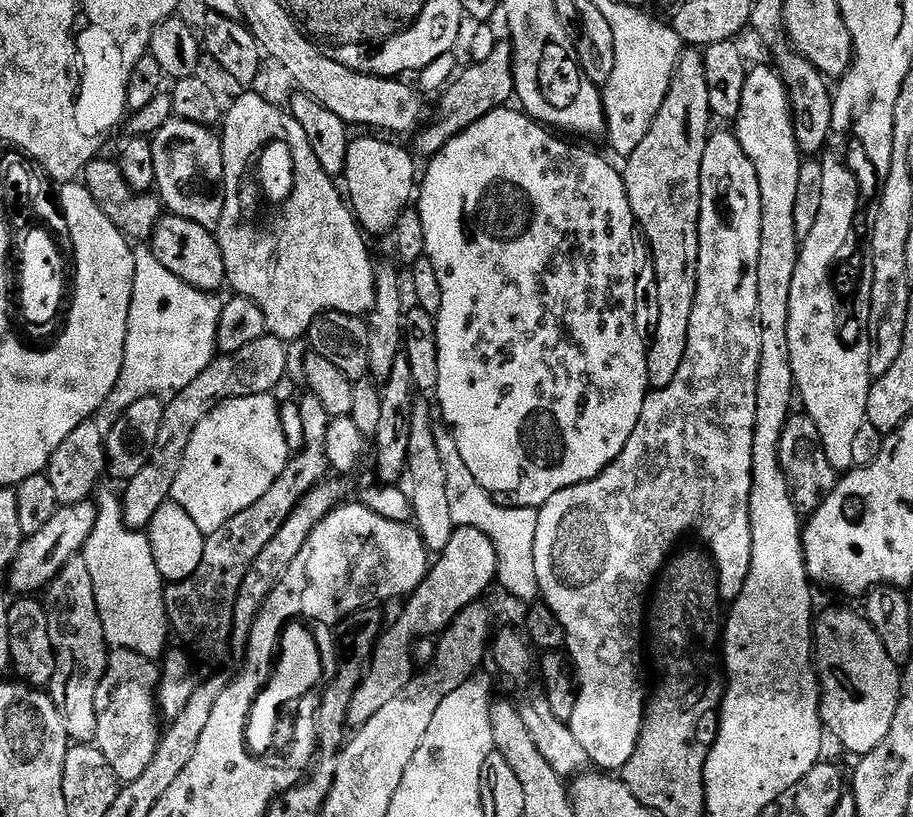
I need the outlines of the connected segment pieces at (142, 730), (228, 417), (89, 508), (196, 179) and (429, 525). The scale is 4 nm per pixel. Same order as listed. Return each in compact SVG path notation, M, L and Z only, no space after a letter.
M116 650L112 657L107 657L107 668L104 671L104 675L100 678L100 685L98 686L96 696L96 712L97 712L97 736L95 740L95 747L100 749L100 752L106 758L109 768L121 781L129 782L142 777L143 772L151 764L151 760L156 757L156 748L158 743L158 735L156 736L156 716L158 717L158 668L156 668L151 659L146 656L140 655L138 652L130 652L127 650Z
M269 394L217 403L216 409L202 418L190 434L170 500L194 518L194 526L200 532L218 530L234 514L242 514L242 510L254 506L274 486L278 474L286 470L290 451L280 421L281 405L276 398Z
M91 499L71 506L57 507L54 518L50 518L42 526L42 530L31 533L21 543L20 549L12 557L10 567L7 569L9 582L20 591L17 593L36 594L39 588L44 590L51 585L64 564L88 543L88 535L94 528L96 513L96 505Z
M171 119L151 137L154 150L155 191L171 215L181 216L215 233L224 209L225 145L211 127L189 120Z
M417 399L412 406L406 493L411 504L411 519L414 521L415 529L420 533L422 542L429 553L439 554L446 548L454 525L450 518L449 499L446 498L446 472L438 454L436 428L434 423L432 424L434 408L431 403L429 404Z

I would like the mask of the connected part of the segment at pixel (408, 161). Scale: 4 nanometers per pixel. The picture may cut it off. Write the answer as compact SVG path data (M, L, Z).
M364 134L361 140L353 139L349 143L342 180L348 183L346 196L356 223L365 233L373 232L380 236L383 232L384 235L391 233L400 215L409 207L411 200L408 199L411 196L413 199L418 188L418 172L416 176L416 164L412 161L411 151L408 153L396 144L375 140L372 136L375 135Z

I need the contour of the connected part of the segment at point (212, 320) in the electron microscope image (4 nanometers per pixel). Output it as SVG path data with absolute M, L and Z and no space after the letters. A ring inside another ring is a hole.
M137 247L135 254L134 294L130 302L122 374L118 374L114 390L110 390L94 417L103 434L112 429L114 422L118 422L138 398L171 398L190 386L190 382L212 364L218 352L216 335L224 300L216 292L203 292L170 274L170 270L152 255L151 247Z

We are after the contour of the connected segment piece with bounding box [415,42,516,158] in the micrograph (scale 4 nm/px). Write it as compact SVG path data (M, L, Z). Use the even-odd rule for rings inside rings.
M498 42L491 52L490 58L481 64L472 64L464 73L457 75L443 89L444 97L440 100L441 112L437 114L436 121L429 128L419 129L420 137L416 140L415 151L425 152L428 158L441 152L460 132L464 132L474 122L478 122L495 108L505 107L513 99L516 83L512 77L512 45L508 42Z

